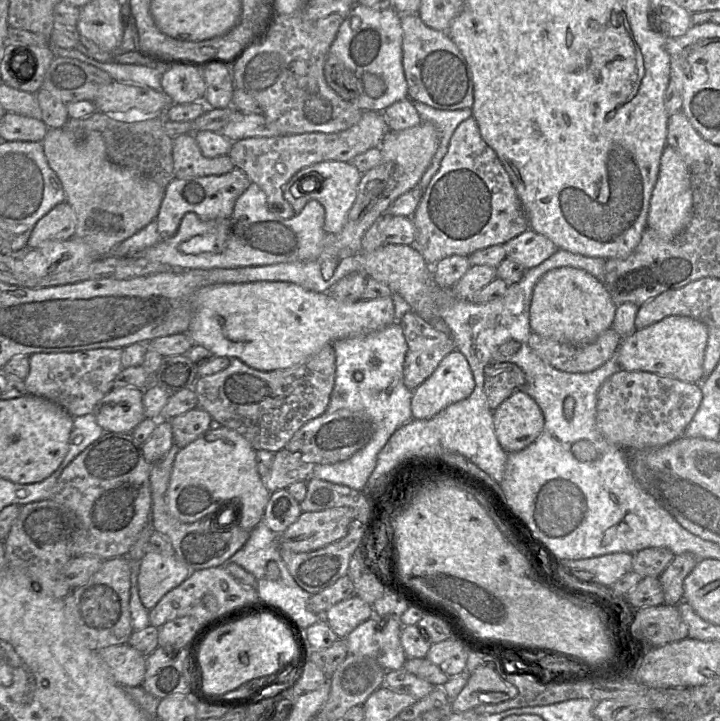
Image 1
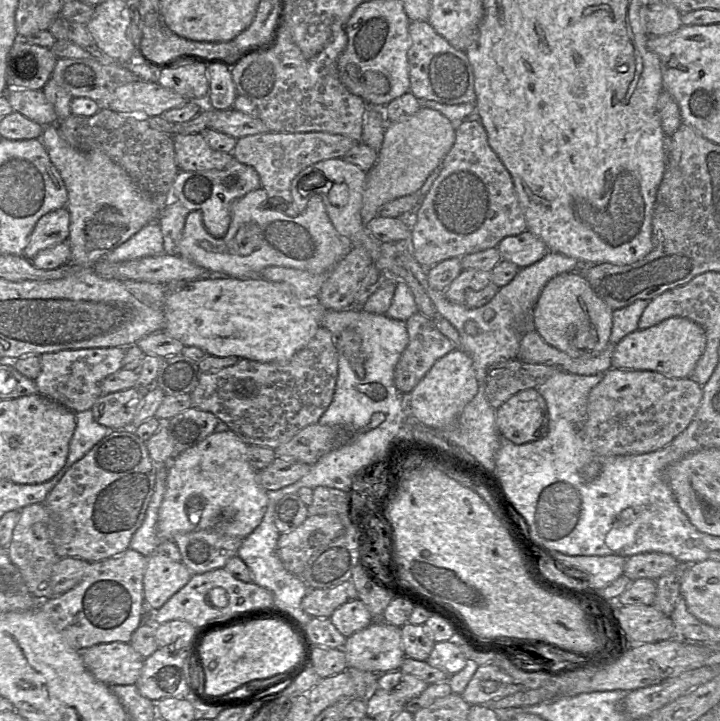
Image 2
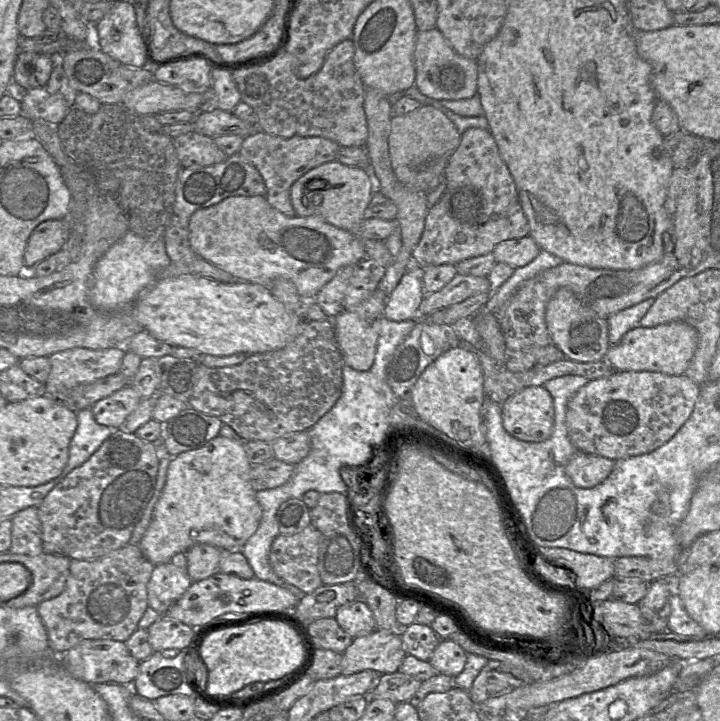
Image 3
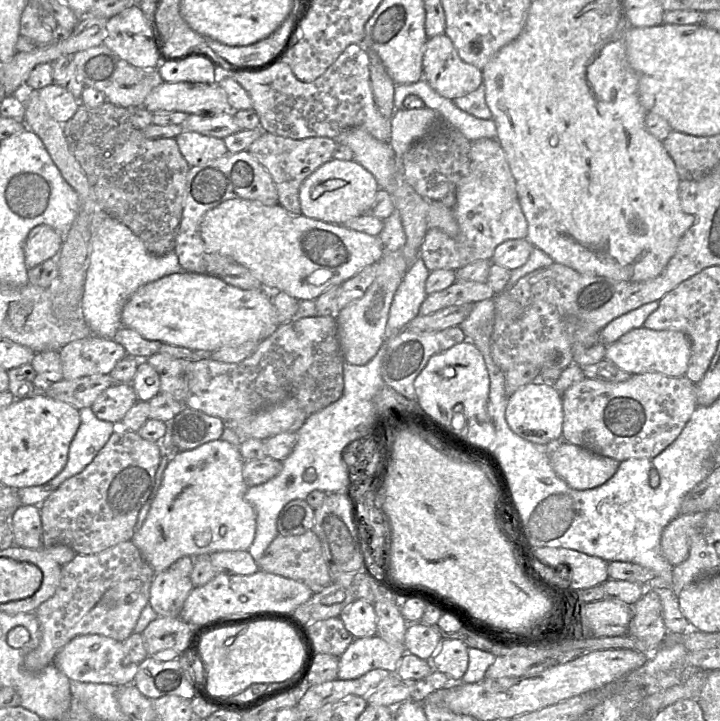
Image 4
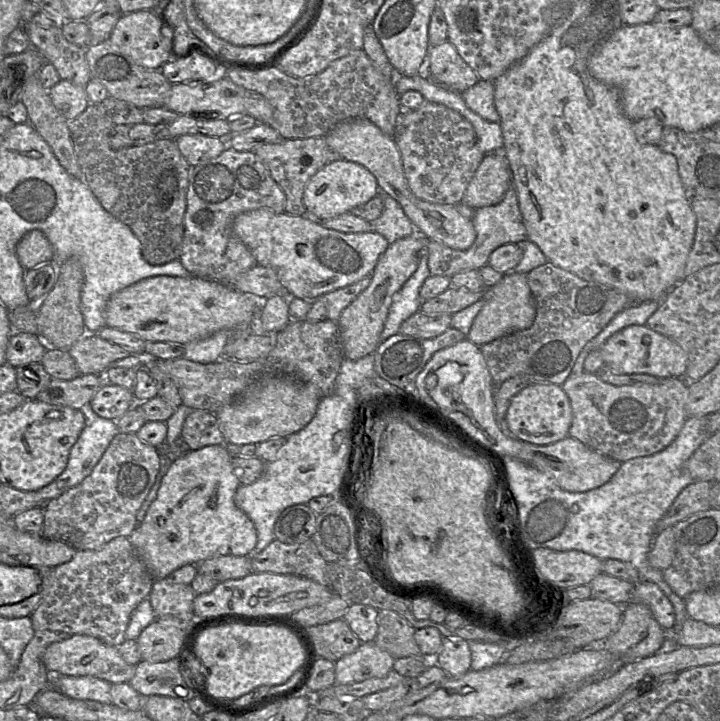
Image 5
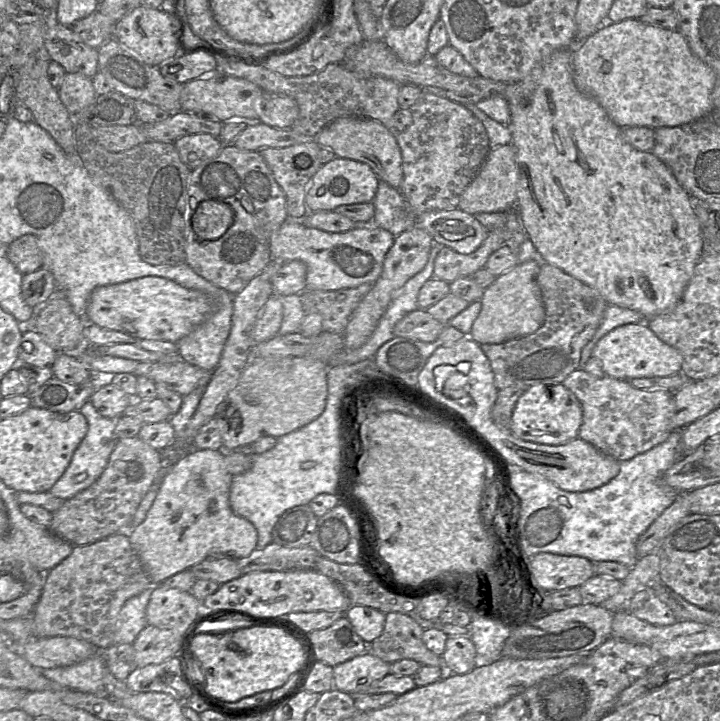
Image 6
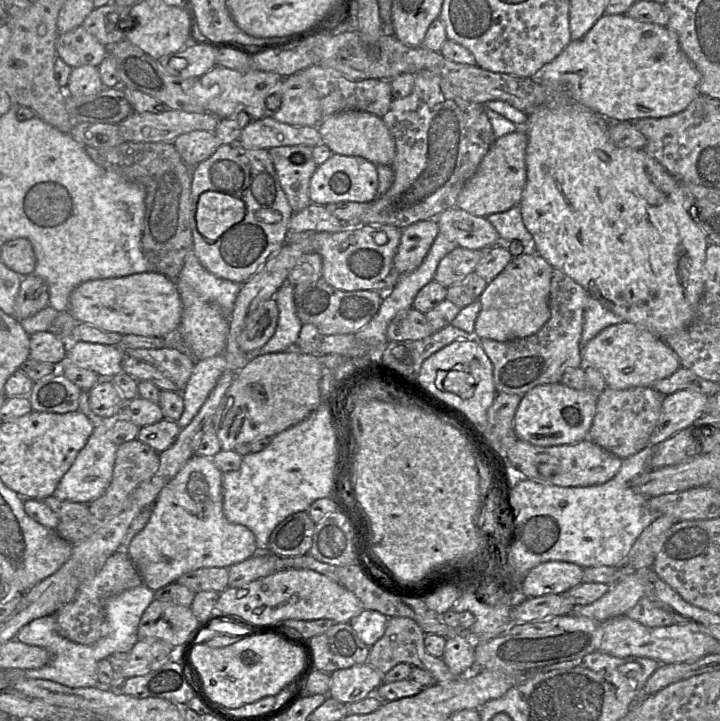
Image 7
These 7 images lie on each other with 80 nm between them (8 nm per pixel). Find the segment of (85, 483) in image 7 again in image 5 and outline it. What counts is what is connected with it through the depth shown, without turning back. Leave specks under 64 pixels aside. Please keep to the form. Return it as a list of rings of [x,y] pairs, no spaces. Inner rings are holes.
[[[90,403],[84,404],[80,410],[84,415],[85,426],[70,450],[68,463],[64,471],[50,484],[37,491],[39,497],[41,497],[44,502],[59,497],[68,489],[80,484],[88,475],[90,475],[114,436],[119,433],[117,420],[115,421],[98,416],[91,408]]]

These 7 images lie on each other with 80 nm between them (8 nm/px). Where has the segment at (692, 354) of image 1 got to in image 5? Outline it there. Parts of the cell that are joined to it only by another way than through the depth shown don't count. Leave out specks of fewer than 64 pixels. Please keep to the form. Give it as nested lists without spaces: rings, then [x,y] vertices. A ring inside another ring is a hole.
[[[632,325],[616,332],[606,340],[599,351],[604,365],[616,373],[648,374],[659,379],[684,379],[688,362],[687,353],[681,346],[646,325]]]

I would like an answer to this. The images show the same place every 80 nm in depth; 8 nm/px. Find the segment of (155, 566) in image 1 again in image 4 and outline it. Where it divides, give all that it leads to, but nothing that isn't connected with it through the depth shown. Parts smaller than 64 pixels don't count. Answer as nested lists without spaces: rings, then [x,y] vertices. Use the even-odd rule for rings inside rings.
[[[171,569],[158,572],[151,583],[149,604],[158,617],[179,618],[193,588],[189,576],[179,575]]]

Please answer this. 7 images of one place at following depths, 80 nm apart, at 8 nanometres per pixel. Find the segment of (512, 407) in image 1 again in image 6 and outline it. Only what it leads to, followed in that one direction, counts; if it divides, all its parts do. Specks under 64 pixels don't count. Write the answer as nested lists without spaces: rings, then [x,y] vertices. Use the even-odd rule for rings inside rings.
[[[541,383],[527,388],[512,411],[510,430],[518,438],[545,445],[560,445],[578,437],[582,407],[562,383]]]

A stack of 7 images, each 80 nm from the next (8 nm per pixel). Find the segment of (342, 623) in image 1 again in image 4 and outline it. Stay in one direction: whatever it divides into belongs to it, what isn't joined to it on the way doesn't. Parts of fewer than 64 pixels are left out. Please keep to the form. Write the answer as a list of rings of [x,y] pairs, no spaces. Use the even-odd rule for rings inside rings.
[[[365,600],[353,601],[341,611],[339,618],[354,639],[377,634],[377,617],[374,606]]]

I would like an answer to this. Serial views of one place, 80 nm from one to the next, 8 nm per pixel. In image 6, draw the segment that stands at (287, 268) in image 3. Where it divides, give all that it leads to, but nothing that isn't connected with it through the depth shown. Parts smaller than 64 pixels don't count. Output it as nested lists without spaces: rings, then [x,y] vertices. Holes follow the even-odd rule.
[[[288,219],[270,238],[272,261],[299,260],[306,265],[306,290],[333,291],[354,288],[363,283],[373,284],[380,276],[383,261],[395,237],[387,230],[373,225],[358,225],[343,233],[330,233],[307,227],[299,220]]]

